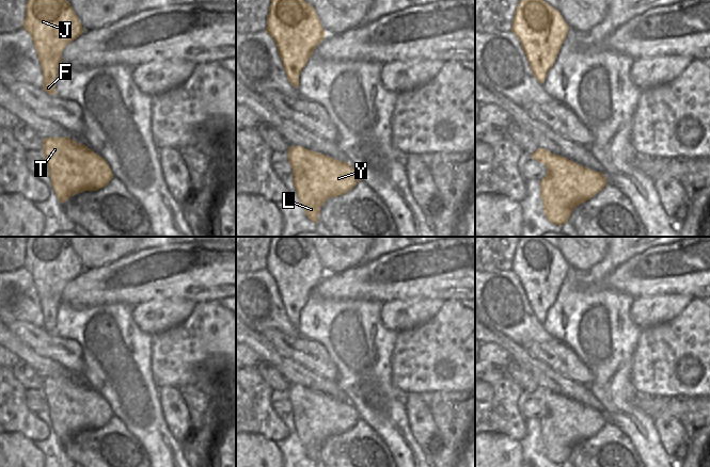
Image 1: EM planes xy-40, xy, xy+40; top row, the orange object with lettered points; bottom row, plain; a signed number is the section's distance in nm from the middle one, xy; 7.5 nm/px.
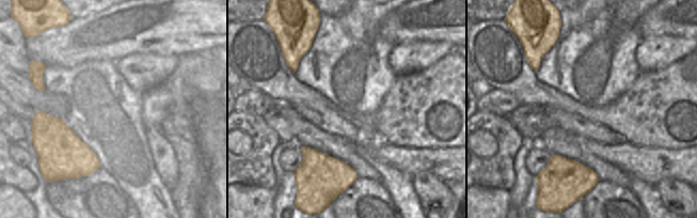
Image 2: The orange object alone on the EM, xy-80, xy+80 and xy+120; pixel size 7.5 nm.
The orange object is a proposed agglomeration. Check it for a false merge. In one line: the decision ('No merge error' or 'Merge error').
No merge error.

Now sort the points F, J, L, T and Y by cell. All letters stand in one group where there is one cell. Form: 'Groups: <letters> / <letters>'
Groups: F J L T Y.

